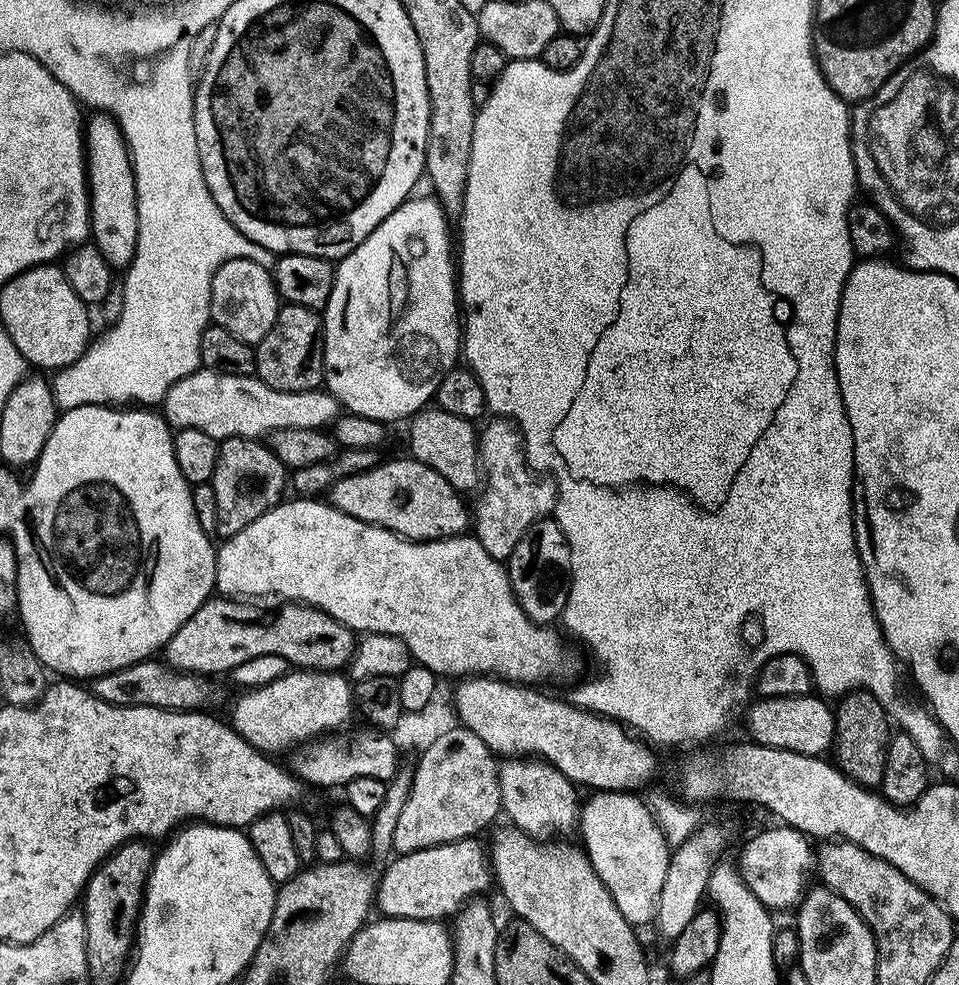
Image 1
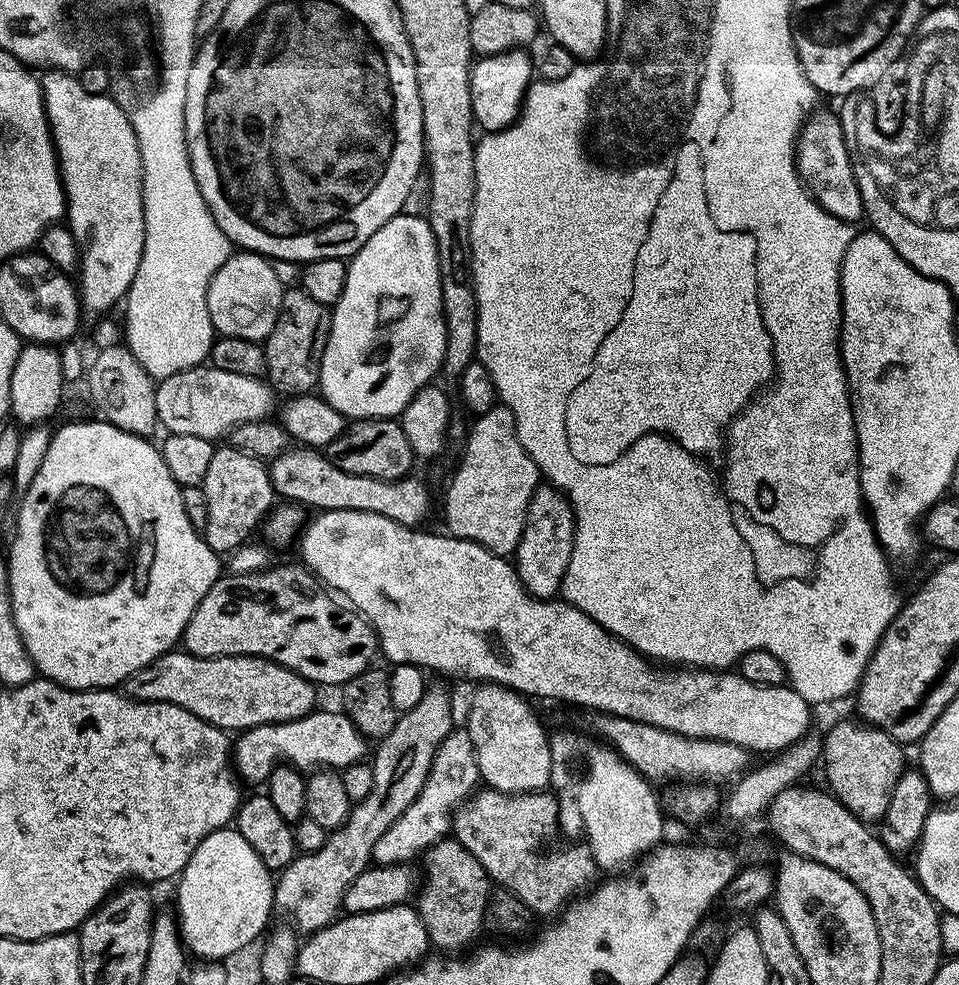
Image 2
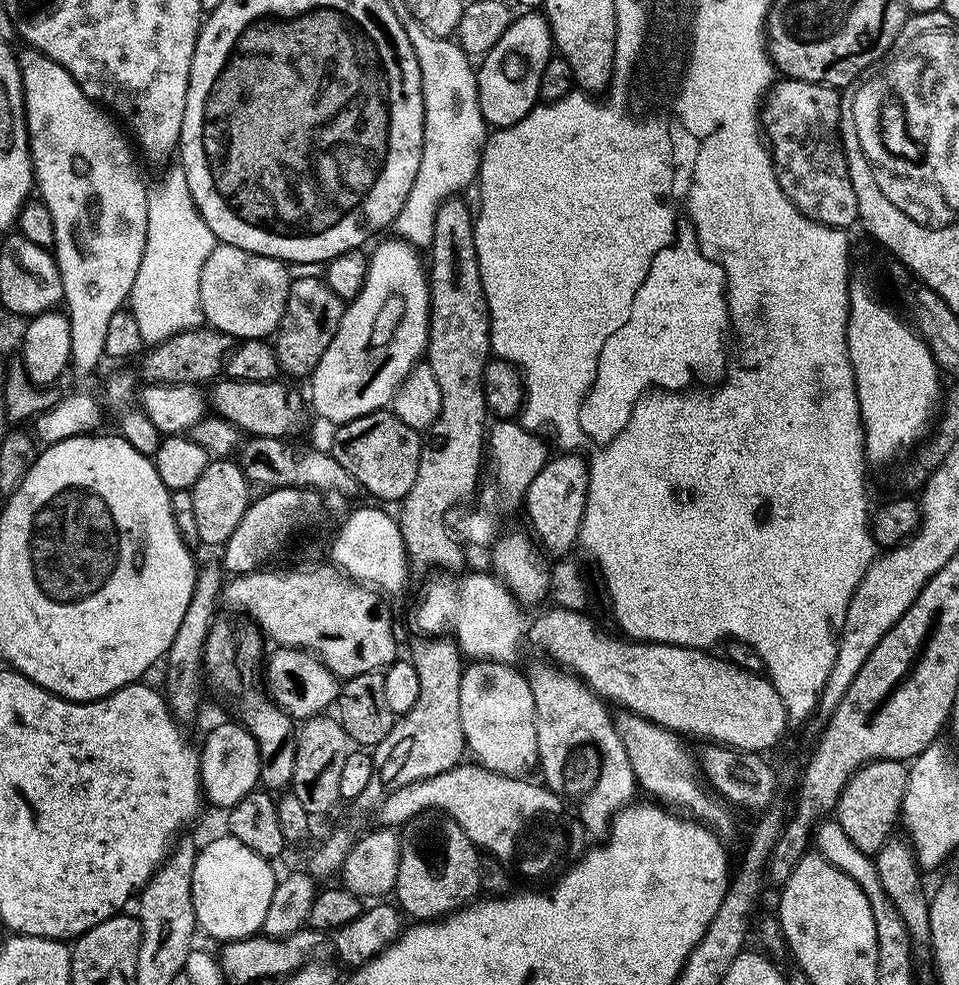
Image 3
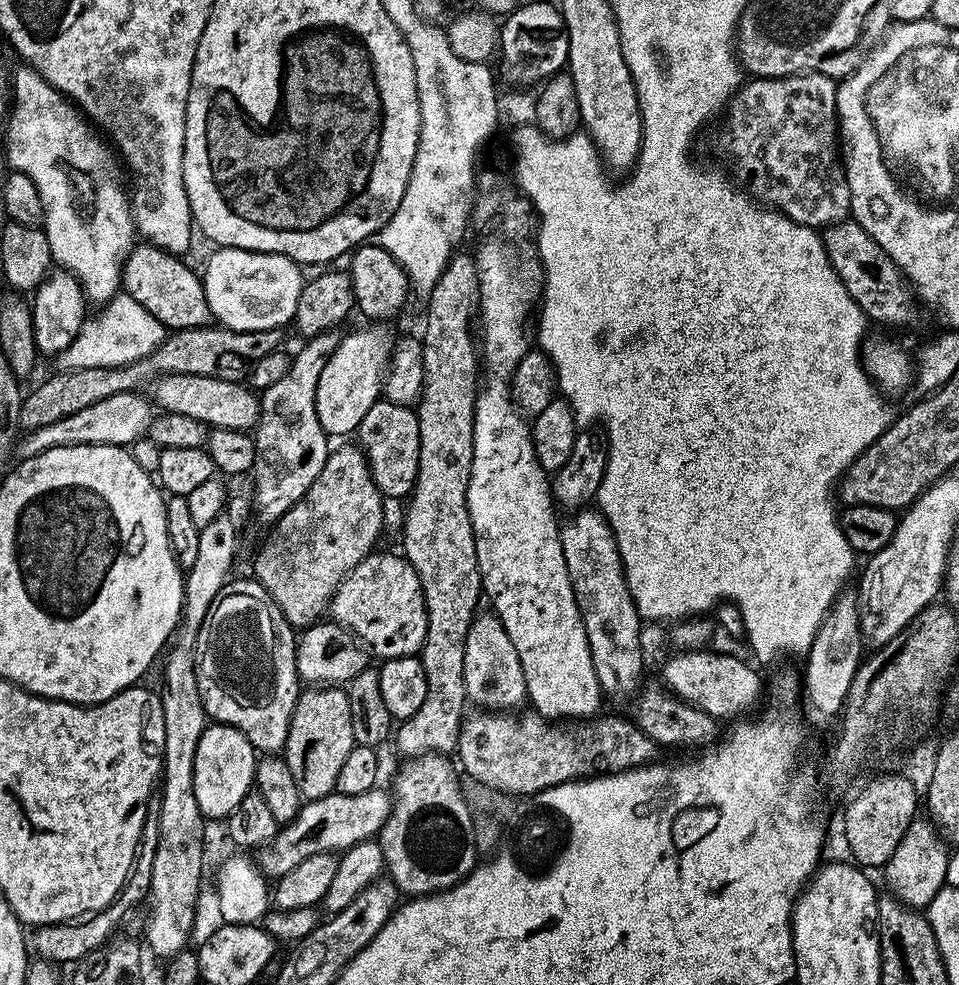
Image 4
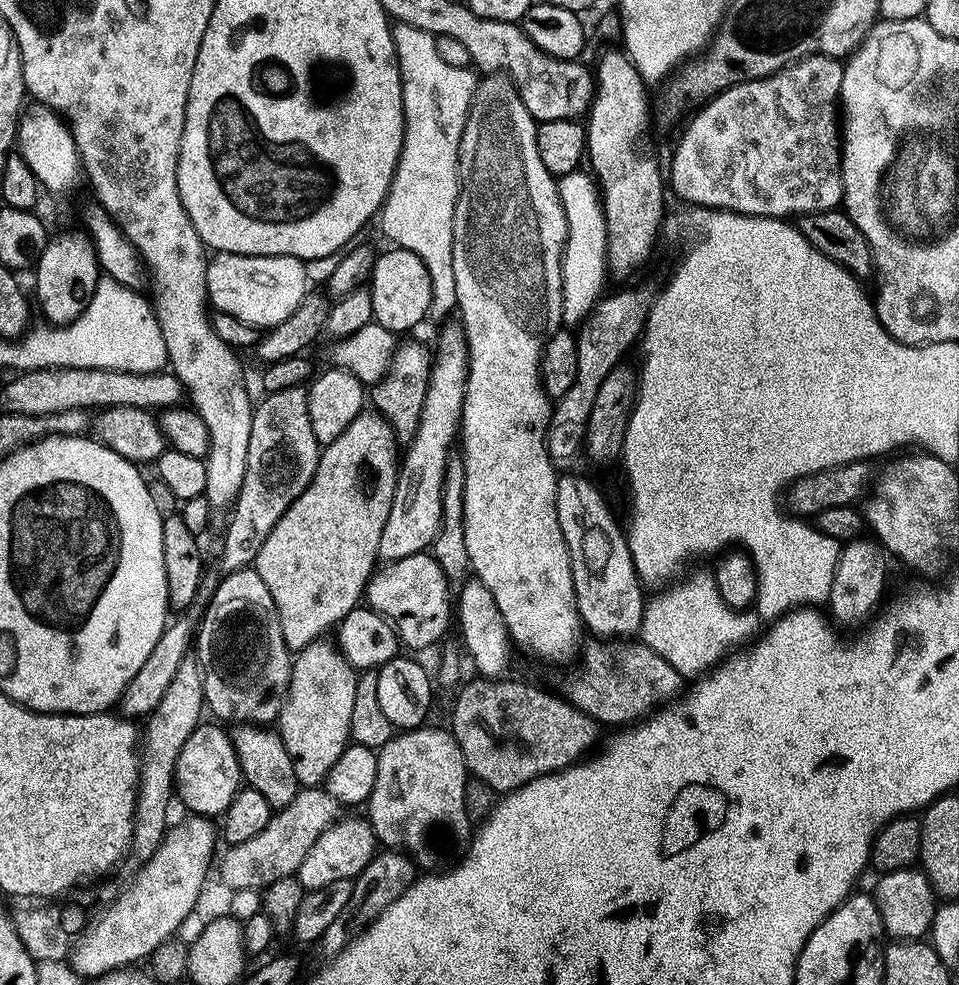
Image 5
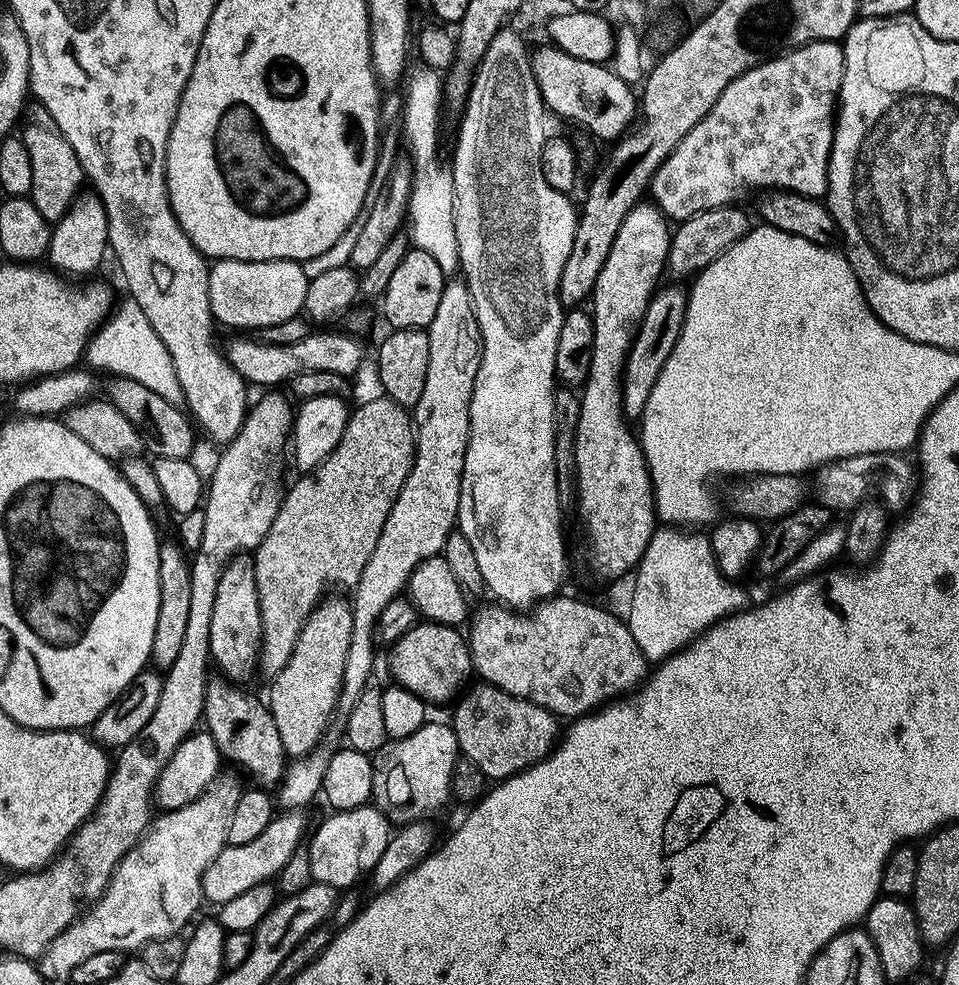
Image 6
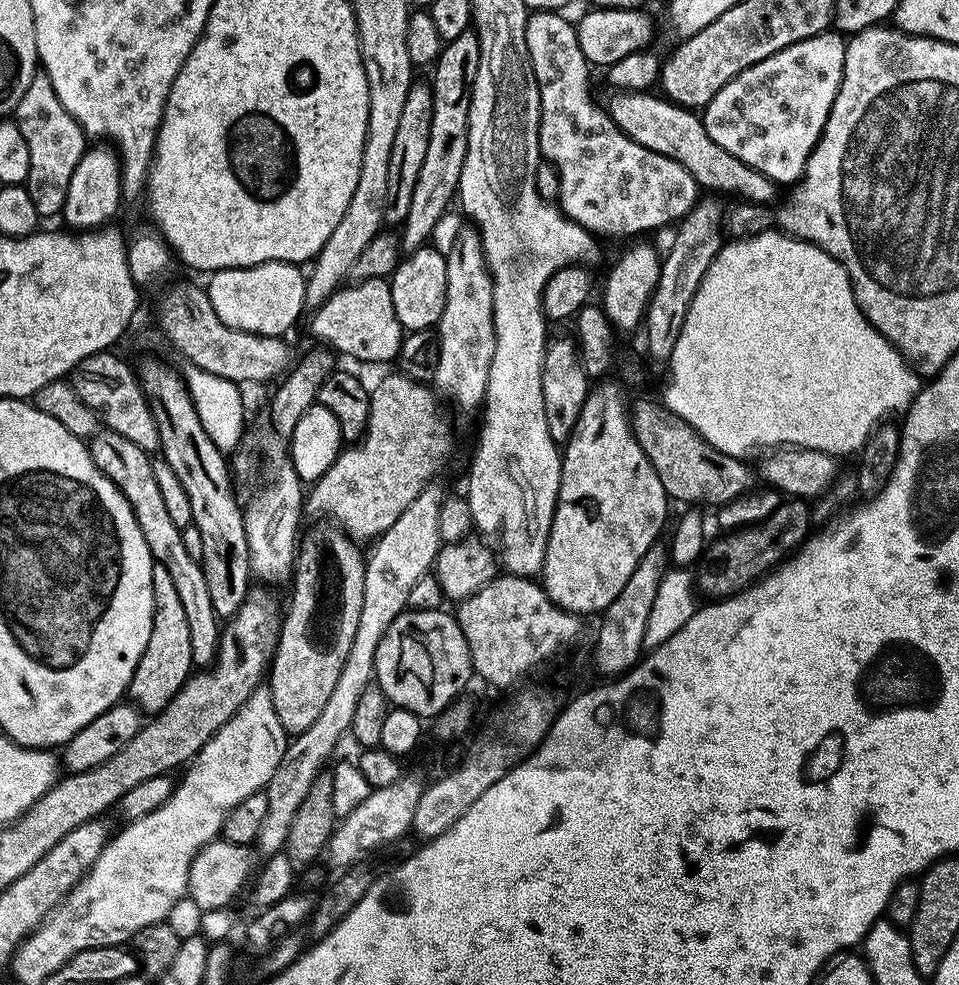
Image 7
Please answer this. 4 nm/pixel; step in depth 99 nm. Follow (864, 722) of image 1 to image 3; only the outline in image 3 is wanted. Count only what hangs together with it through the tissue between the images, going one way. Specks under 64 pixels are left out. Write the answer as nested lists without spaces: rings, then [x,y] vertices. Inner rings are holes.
[[[872,760],[858,769],[846,782],[834,809],[834,819],[846,830],[846,838],[858,850],[875,854],[893,835],[902,816],[908,764],[903,760]]]

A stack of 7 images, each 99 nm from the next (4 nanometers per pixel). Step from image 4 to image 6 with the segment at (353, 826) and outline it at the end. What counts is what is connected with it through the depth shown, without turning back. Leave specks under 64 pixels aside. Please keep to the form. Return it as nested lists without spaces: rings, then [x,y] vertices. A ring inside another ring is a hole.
[[[300,810],[281,811],[273,815],[270,826],[266,826],[266,830],[258,834],[258,838],[253,838],[251,842],[242,842],[242,846],[225,846],[218,858],[214,858],[214,862],[210,862],[210,866],[206,866],[202,874],[203,899],[207,903],[209,900],[213,906],[219,906],[230,902],[230,898],[238,898],[238,894],[246,894],[250,886],[275,881],[286,862],[289,862],[290,856],[296,848],[301,847],[305,839],[304,814]]]

